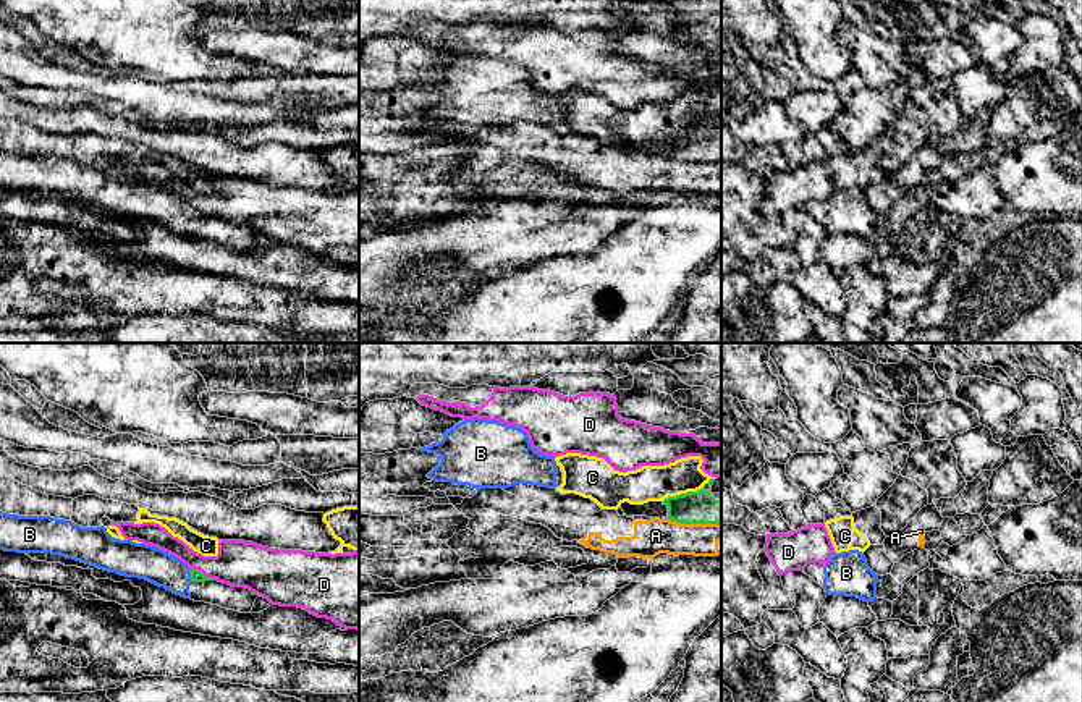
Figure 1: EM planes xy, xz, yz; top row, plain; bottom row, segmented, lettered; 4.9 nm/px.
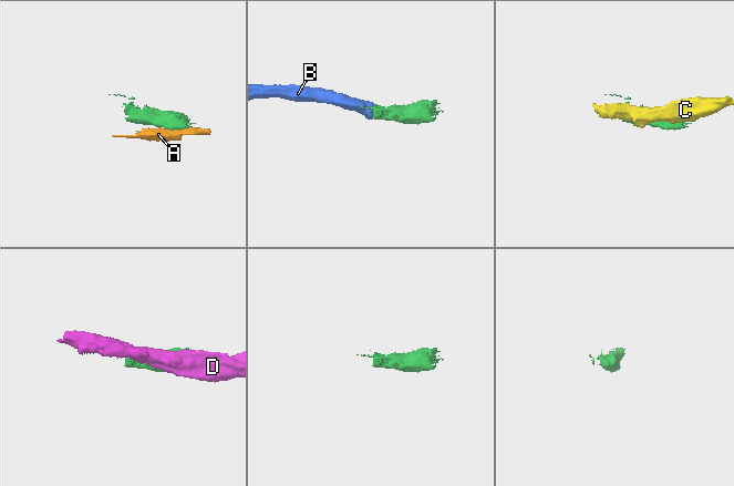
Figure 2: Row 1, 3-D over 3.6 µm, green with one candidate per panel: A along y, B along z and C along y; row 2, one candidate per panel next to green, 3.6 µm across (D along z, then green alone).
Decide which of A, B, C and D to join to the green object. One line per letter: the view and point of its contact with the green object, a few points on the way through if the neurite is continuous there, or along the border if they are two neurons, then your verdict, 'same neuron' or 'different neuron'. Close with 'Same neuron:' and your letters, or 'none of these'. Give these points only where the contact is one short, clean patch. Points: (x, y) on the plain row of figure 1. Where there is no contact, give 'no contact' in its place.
A: xz (694, 160) | along xz (668, 156), (678, 160), (720, 162) | different neuron
B: xy (191, 212) | across xy (196, 214), (191, 212), (173, 212), (144, 199) | same neuron
C: xz (681, 131) | different neuron
D: xy (202, 212) | different neuron
Same neuron: B

